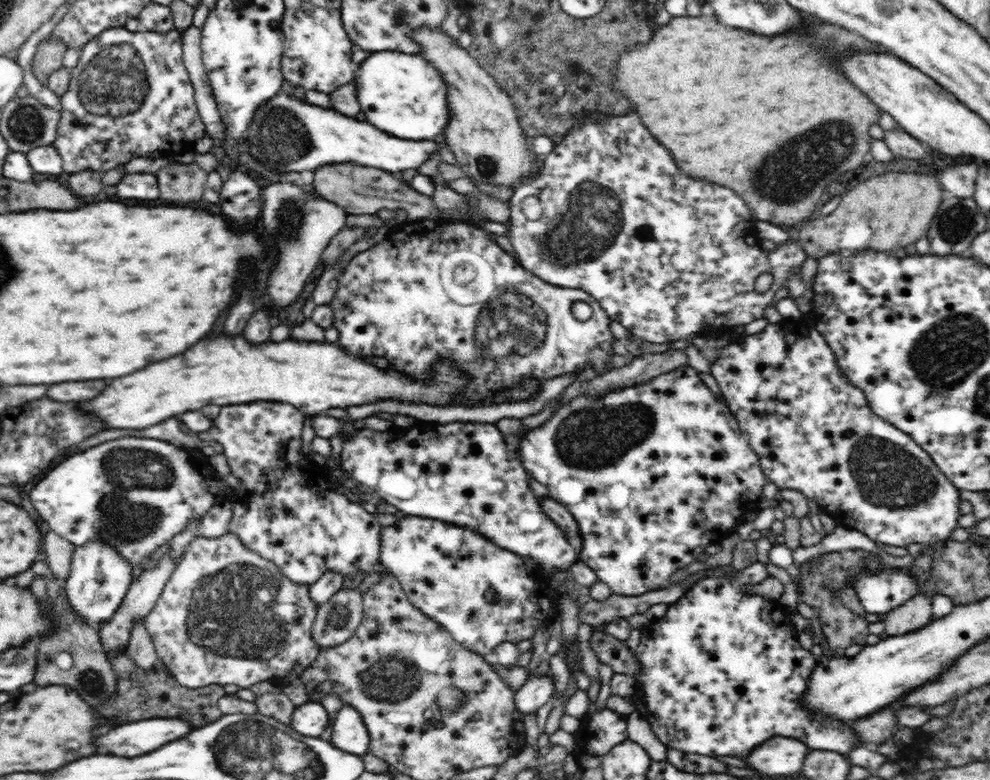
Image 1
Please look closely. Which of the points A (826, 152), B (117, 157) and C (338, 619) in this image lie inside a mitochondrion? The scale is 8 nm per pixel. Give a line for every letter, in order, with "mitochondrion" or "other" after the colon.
A: mitochondrion
B: other
C: mitochondrion

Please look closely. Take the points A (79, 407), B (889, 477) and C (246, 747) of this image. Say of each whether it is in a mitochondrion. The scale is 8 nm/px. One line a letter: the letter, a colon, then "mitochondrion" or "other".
A: other
B: mitochondrion
C: mitochondrion

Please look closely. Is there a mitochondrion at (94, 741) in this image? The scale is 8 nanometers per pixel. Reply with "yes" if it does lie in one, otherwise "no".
no

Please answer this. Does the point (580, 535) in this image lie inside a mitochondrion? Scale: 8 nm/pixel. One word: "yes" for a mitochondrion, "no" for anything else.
no

